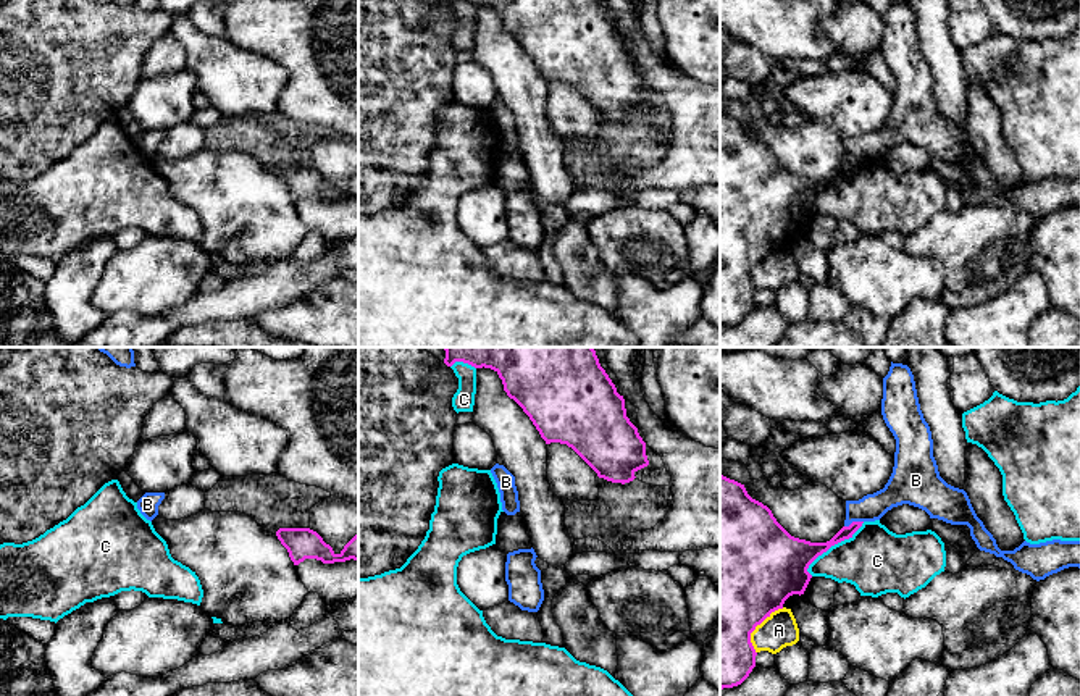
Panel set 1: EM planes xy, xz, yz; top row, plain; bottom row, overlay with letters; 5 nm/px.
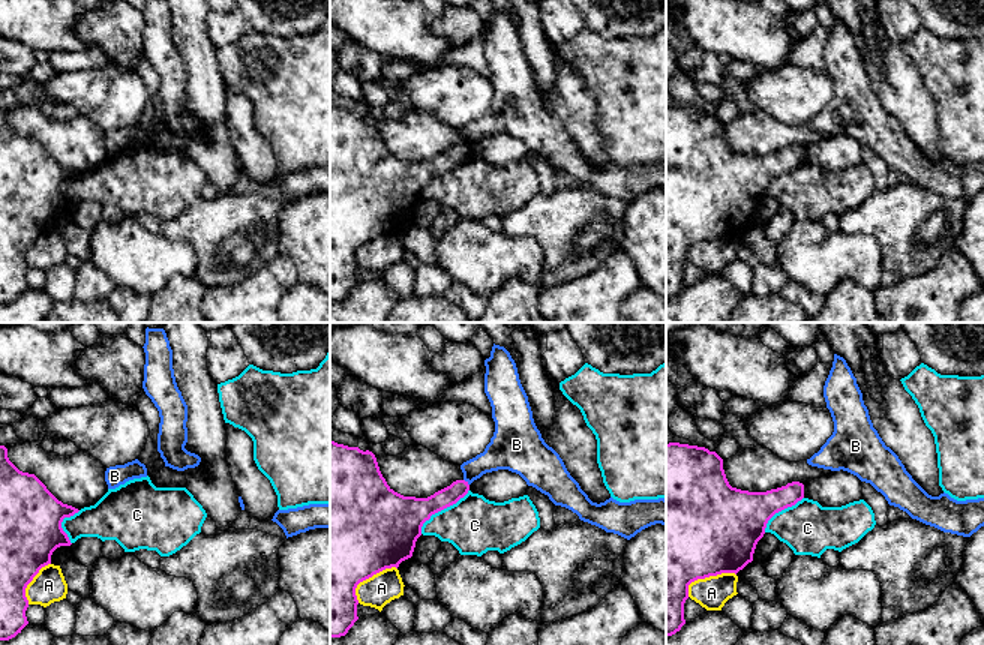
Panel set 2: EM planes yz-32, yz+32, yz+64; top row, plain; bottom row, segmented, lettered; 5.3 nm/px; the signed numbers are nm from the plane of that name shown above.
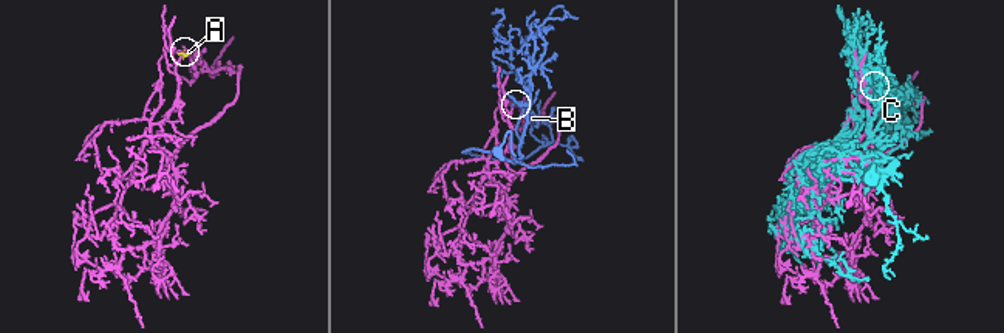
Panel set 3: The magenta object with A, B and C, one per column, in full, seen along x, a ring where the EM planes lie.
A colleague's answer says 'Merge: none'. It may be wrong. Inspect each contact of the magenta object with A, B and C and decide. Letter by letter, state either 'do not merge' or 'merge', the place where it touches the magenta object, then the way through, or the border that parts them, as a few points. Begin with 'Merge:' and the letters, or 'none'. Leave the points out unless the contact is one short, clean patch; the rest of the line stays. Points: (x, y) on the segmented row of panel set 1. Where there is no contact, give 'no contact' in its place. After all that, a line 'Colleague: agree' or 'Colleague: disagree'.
Merge: none
A: do not merge; meets magenta in yz at (756, 625)
B: do not merge; meets magenta in yz at (853, 522); border along yz (862, 520), (853, 520), (845, 527)
C: do not merge; meets magenta in yz at (833, 545)
Colleague: agree

